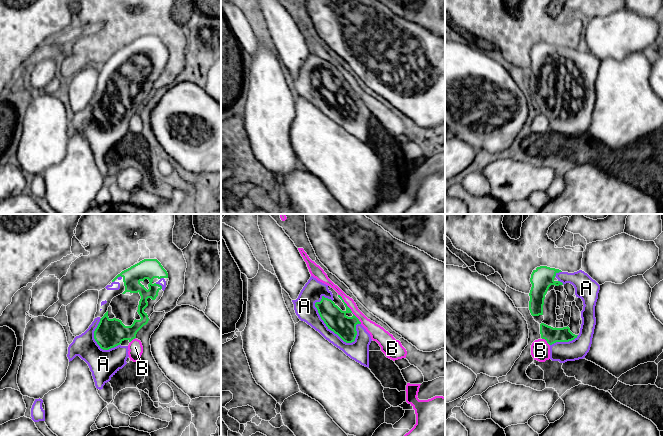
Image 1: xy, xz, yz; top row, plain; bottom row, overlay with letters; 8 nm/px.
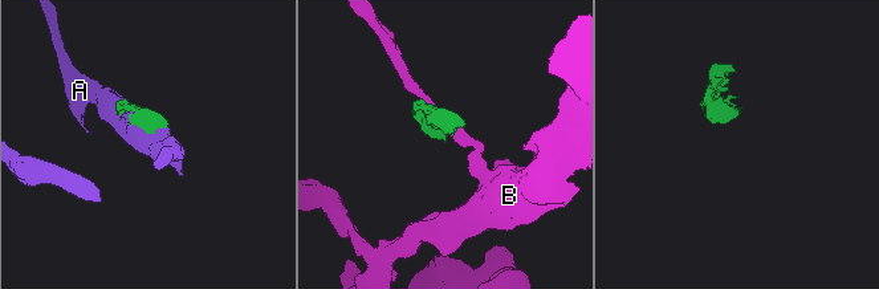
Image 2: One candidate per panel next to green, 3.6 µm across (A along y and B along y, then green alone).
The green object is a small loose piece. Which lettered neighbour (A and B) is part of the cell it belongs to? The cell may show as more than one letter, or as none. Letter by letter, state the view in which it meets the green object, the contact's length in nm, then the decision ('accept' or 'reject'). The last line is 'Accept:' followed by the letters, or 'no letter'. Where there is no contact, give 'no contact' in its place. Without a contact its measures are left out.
A: meets green in xz; contact 460 nm long; accept
B: meets green in xz; contact 300 nm long; reject
Accept: A

